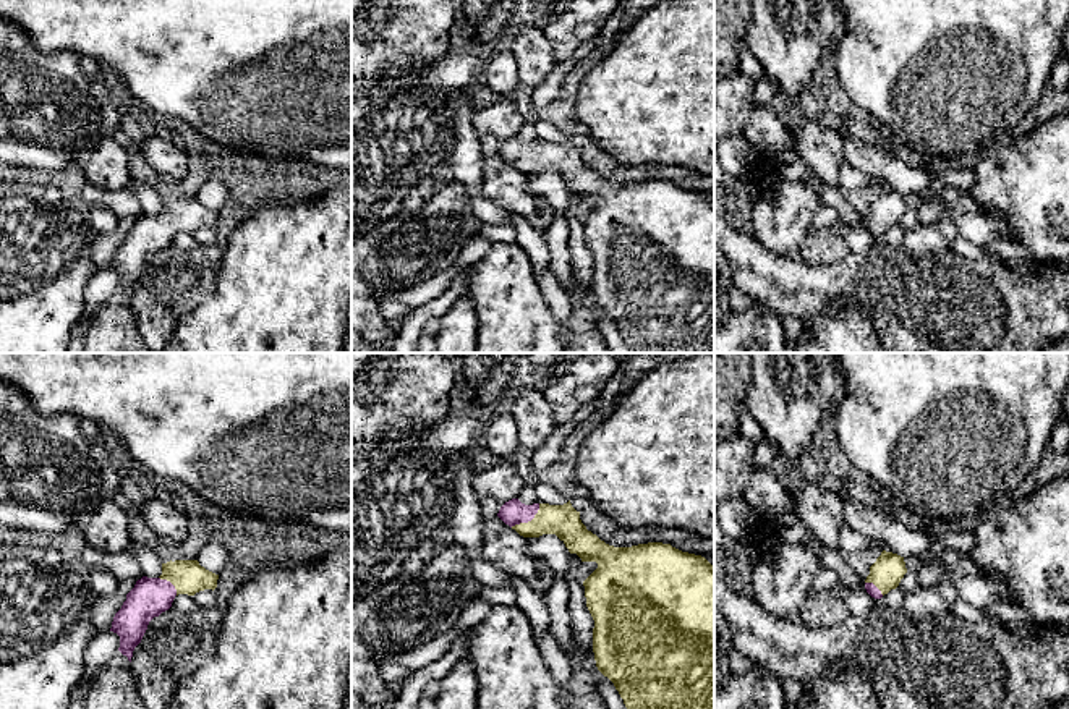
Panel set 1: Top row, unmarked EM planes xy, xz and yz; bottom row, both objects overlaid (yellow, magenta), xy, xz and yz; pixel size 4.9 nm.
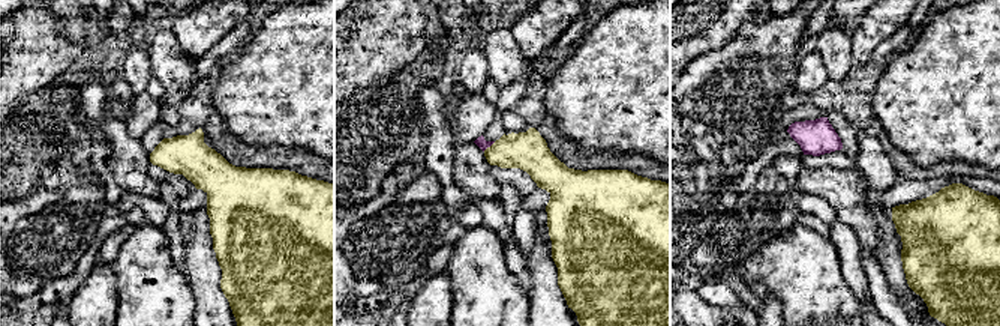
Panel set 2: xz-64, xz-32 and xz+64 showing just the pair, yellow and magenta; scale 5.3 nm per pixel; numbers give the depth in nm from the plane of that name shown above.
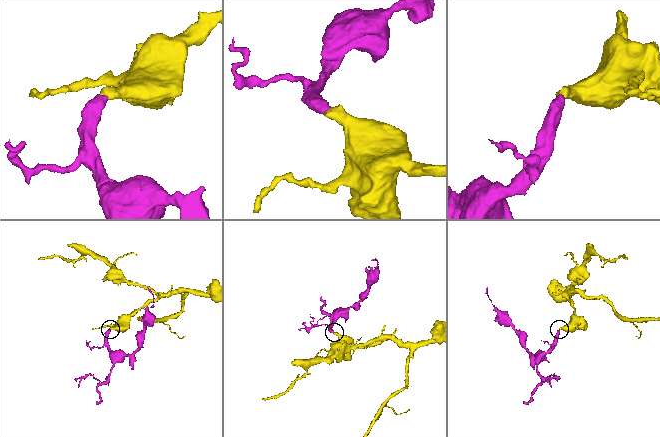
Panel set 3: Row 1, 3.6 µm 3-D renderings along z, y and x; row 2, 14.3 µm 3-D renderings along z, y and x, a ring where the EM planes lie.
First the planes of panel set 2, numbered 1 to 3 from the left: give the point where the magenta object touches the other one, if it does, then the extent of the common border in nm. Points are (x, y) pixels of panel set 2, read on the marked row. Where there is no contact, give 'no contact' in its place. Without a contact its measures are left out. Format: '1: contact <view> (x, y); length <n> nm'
1: no contact
2: contact xz-32 (491, 146); length 90 nm
3: no contact

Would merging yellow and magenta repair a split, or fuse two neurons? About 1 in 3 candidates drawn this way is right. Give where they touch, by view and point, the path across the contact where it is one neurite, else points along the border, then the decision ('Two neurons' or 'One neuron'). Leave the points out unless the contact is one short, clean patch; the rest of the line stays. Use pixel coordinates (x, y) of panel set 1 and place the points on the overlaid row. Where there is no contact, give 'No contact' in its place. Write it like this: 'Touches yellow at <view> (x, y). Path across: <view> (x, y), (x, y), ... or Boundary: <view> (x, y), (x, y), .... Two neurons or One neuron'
Touches yellow at xz (528, 522). Path across: xz (562, 520), (528, 522), (514, 512). One neuron

